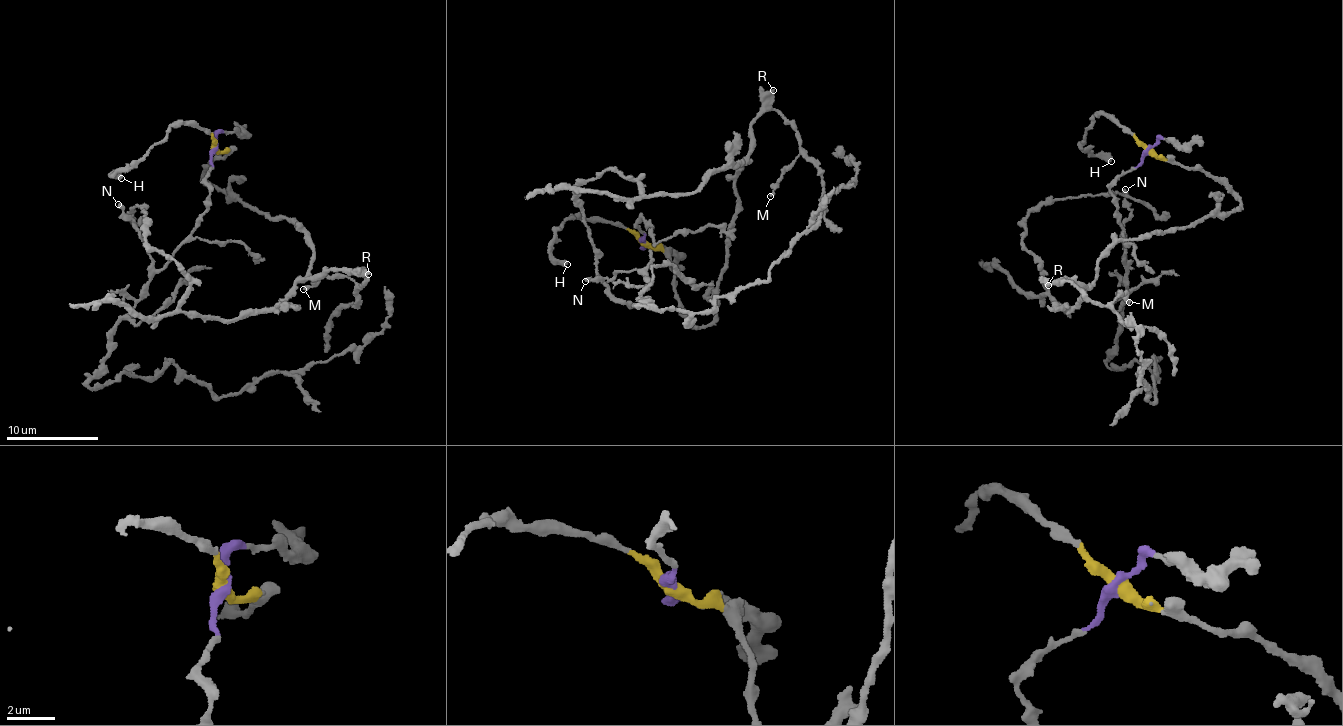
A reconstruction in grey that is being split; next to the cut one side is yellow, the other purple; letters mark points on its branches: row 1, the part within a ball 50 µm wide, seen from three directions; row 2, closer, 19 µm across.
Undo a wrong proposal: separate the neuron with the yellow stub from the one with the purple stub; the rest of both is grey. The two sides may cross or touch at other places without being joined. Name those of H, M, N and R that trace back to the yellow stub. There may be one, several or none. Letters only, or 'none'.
H, M, R

